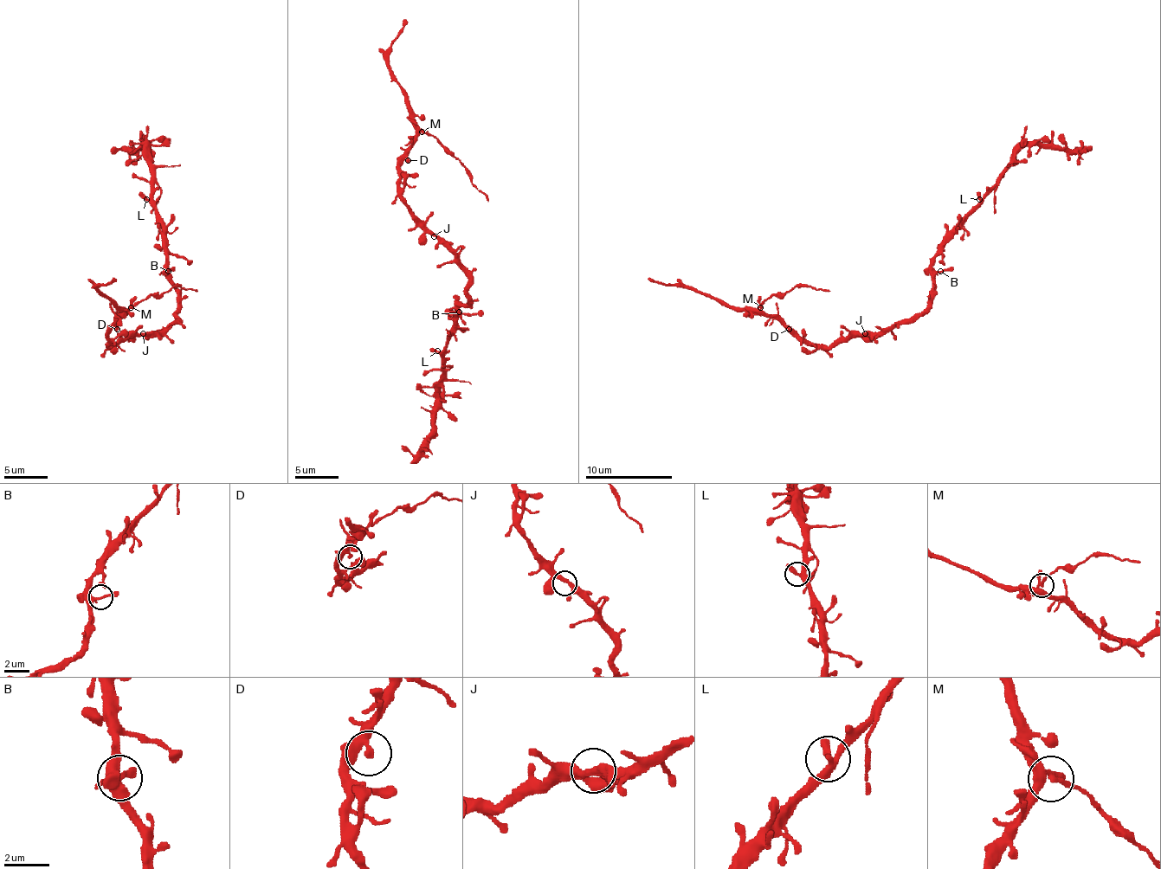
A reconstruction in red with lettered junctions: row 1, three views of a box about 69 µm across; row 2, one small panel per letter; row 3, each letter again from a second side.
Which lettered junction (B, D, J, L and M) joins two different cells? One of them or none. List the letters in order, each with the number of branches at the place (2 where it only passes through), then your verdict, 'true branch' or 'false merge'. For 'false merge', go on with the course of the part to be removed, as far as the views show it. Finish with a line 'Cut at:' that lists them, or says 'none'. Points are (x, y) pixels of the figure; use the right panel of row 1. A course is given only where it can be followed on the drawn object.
B: 3 branches meet; true branch
D: 2 branches meet; true branch
J: 3 branches meet; true branch
L: 3 branches meet; true branch
M: 3 branches meet; false merge; foreign part runs (761, 307), (765, 299), (783, 294), (796, 286), (830, 290)
Cut at: M

